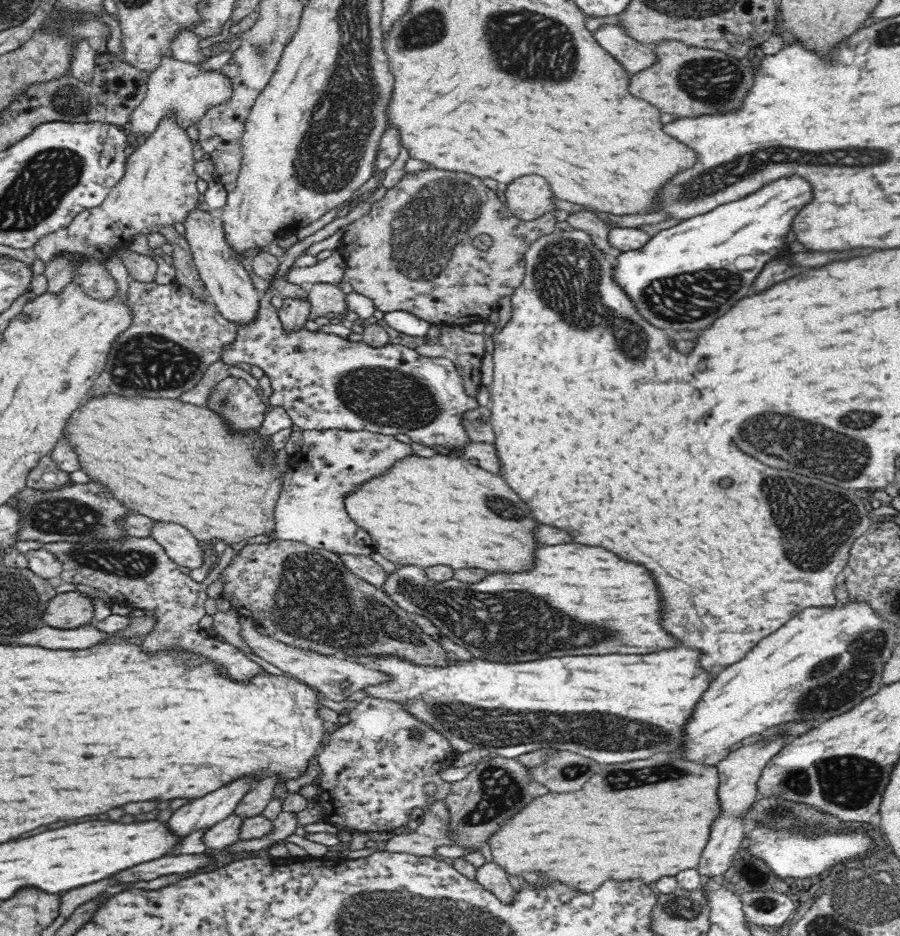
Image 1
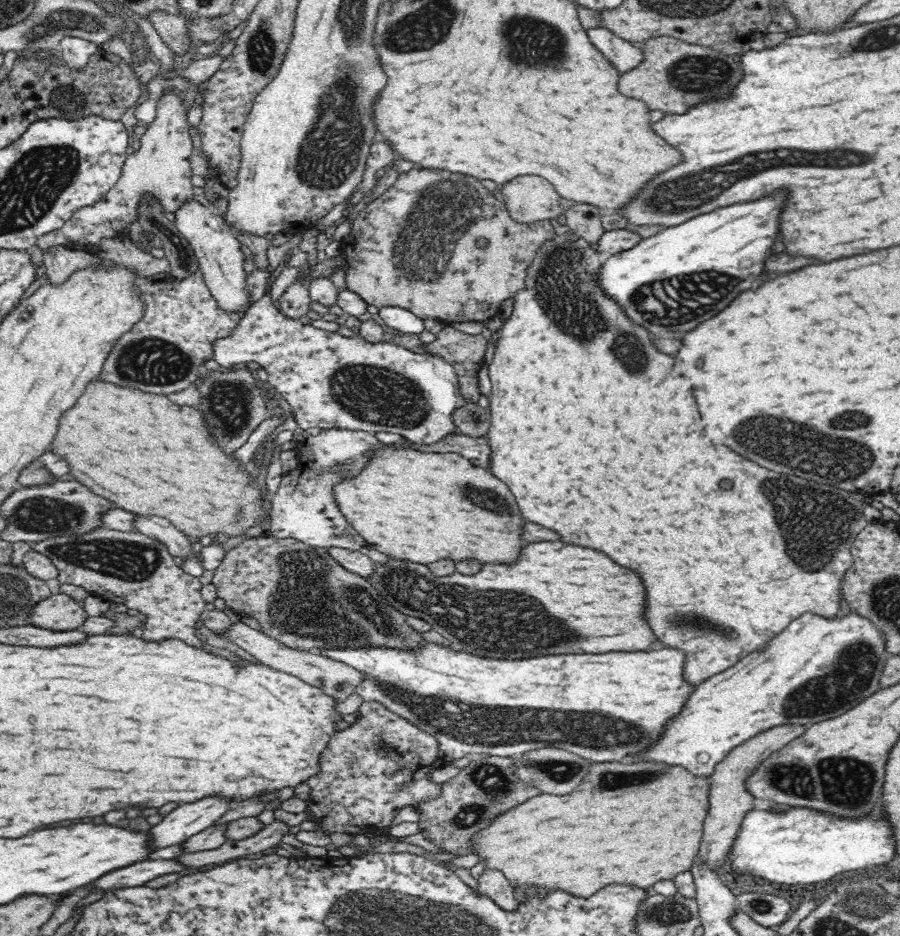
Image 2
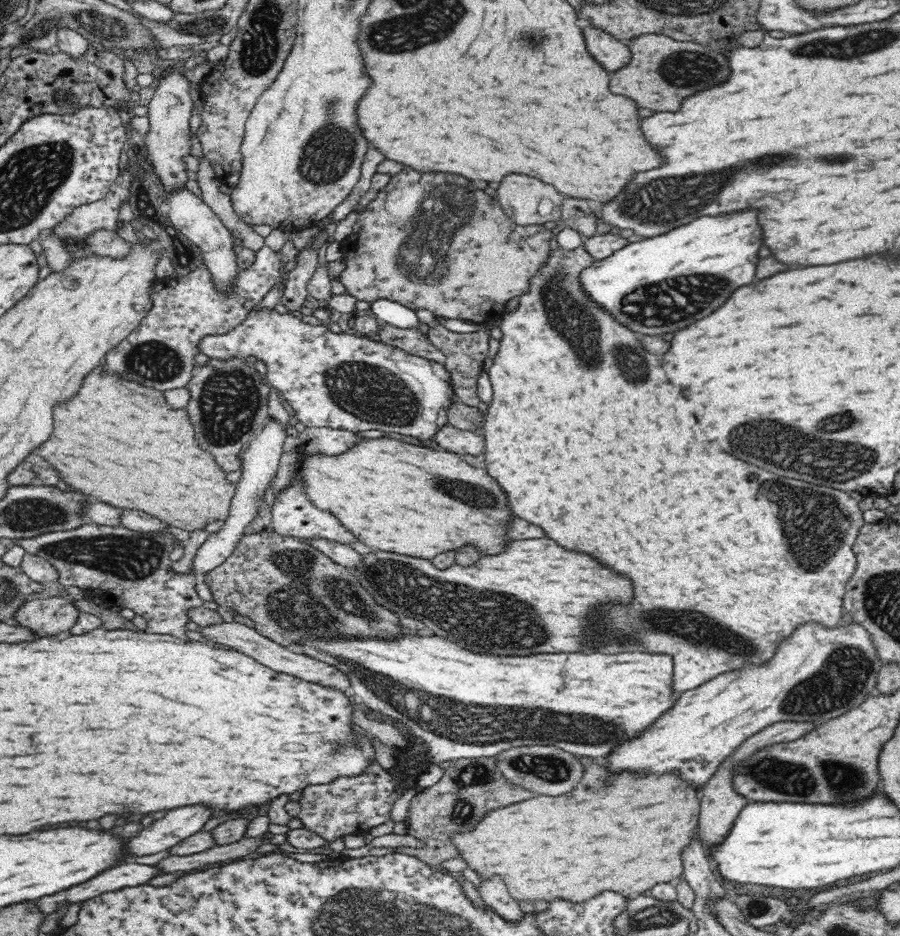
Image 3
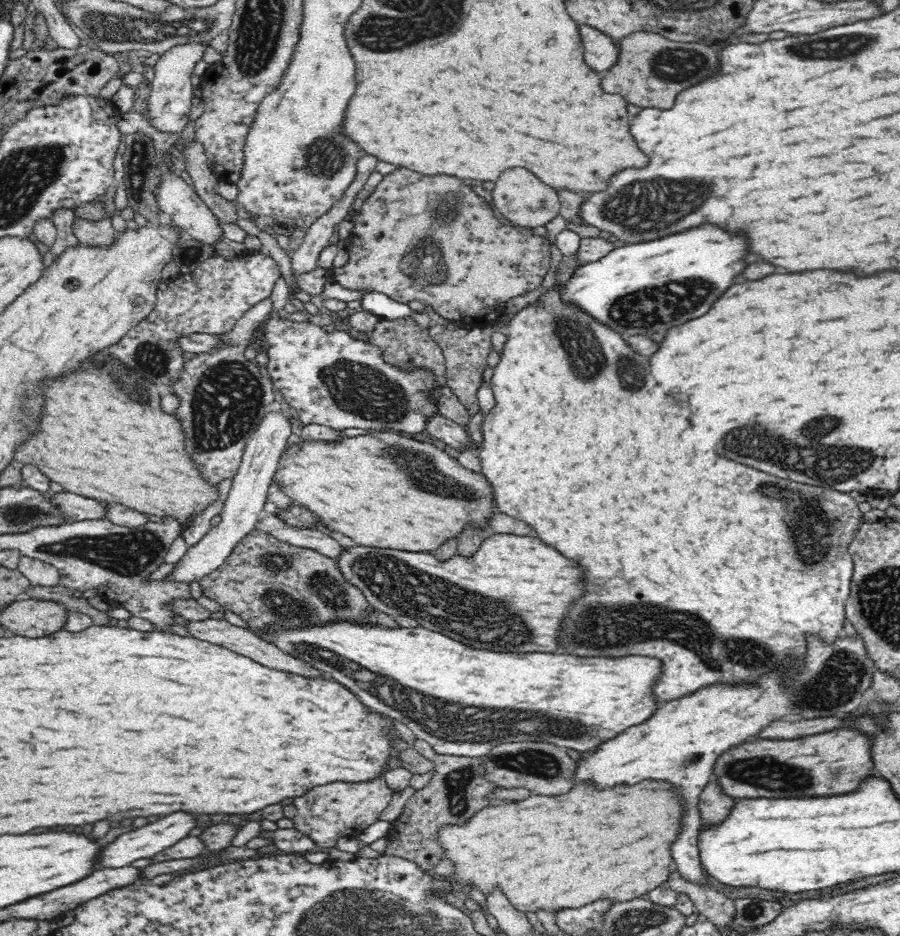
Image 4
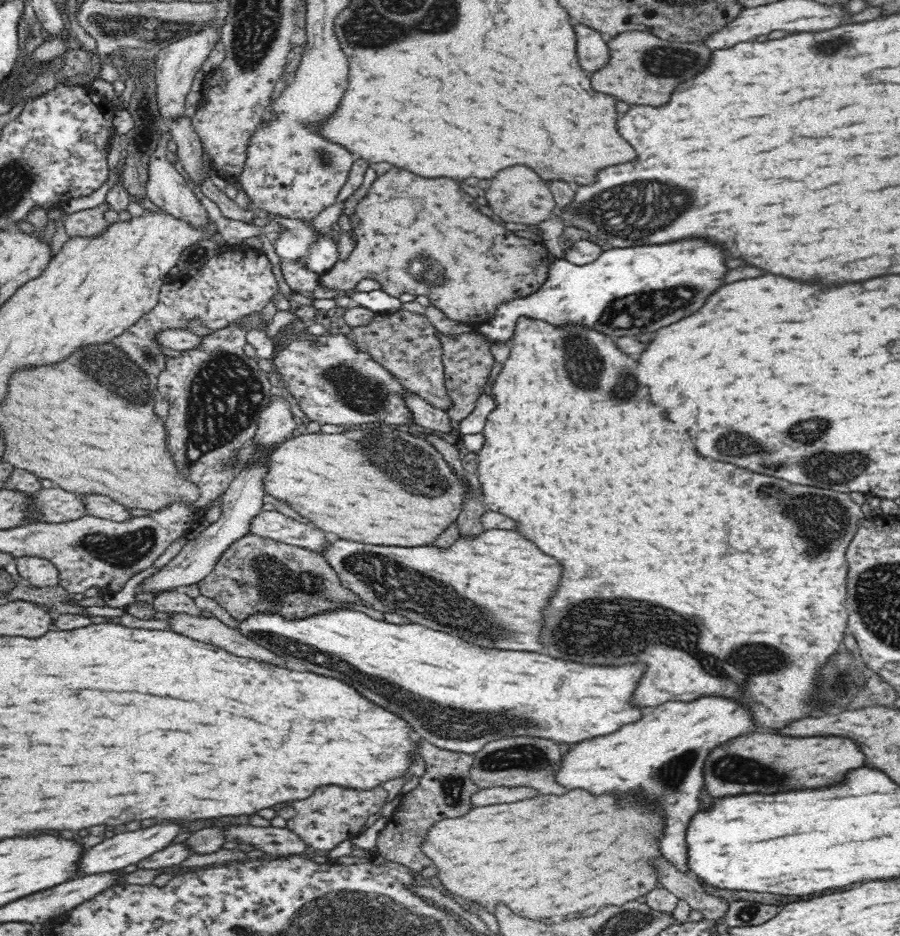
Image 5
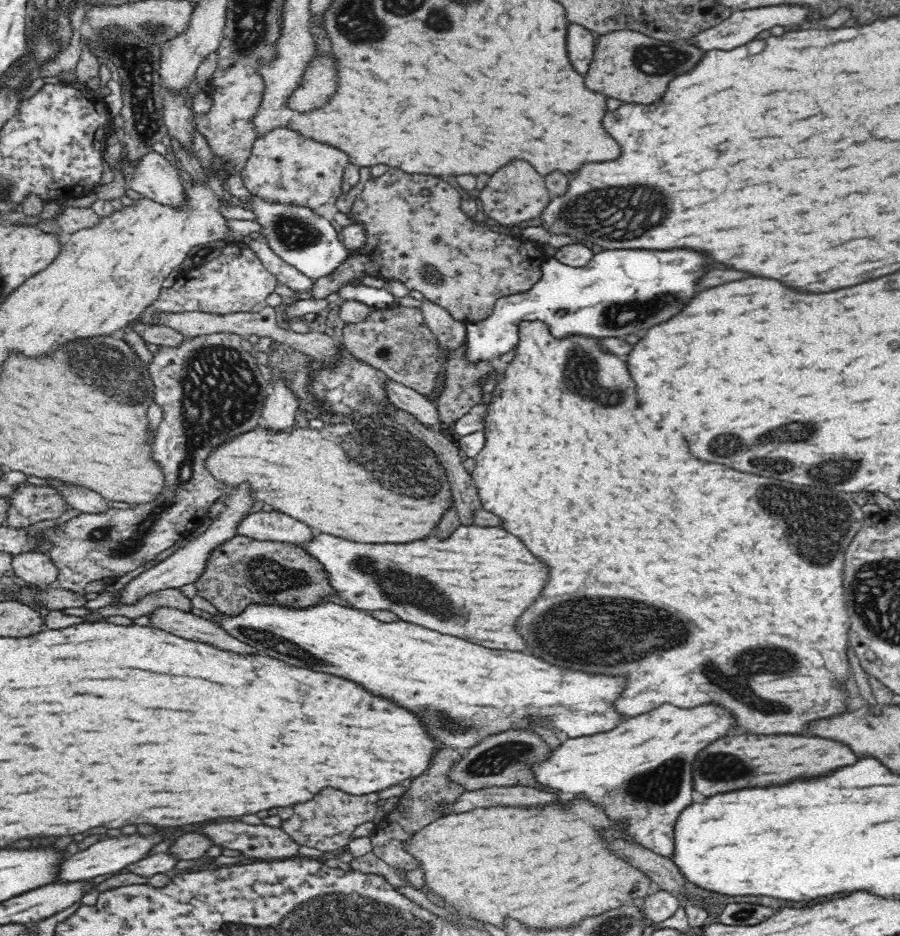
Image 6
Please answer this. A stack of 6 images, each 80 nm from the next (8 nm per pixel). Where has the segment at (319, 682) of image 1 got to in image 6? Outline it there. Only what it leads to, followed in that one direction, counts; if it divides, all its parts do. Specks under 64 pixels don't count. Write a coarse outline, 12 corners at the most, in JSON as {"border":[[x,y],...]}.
{"border":[[162,606],[149,625],[222,650],[258,654],[212,619]]}

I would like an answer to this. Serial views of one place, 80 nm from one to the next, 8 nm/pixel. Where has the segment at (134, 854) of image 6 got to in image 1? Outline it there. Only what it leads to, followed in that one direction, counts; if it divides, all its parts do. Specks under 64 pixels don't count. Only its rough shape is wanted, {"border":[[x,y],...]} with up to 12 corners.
{"border":[[242,778],[184,804],[168,828],[188,836],[232,815],[249,792]]}

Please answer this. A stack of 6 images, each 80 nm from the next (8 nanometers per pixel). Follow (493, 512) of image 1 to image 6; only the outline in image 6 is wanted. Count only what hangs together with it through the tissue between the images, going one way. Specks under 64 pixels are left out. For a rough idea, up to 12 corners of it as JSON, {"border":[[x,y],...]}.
{"border":[[360,424],[258,426],[206,468],[315,532],[364,544],[432,534],[424,500],[348,460]]}

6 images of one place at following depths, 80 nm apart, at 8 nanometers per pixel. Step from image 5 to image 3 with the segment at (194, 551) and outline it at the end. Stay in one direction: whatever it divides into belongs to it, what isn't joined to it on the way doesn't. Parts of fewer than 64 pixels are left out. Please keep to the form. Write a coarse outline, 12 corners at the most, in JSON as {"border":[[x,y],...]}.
{"border":[[270,418],[242,458],[221,528],[185,574],[221,566],[257,517],[289,435]]}

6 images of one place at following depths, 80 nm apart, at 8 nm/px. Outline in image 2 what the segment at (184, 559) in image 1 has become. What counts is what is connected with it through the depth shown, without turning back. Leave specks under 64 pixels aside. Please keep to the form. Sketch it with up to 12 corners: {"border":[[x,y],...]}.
{"border":[[134,514],[136,531],[161,540],[172,557],[190,552],[186,534],[162,517]]}

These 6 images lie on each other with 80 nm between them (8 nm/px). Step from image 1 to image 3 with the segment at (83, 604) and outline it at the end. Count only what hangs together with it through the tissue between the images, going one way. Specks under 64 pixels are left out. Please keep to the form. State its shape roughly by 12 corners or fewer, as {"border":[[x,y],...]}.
{"border":[[68,598],[22,602],[12,621],[38,636],[61,636],[79,611]]}

